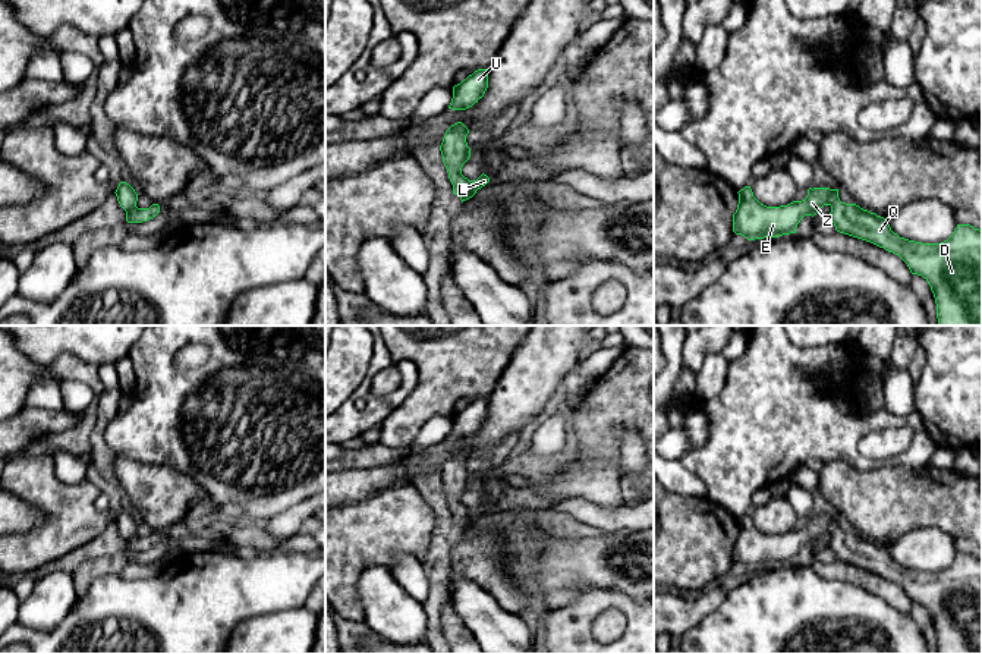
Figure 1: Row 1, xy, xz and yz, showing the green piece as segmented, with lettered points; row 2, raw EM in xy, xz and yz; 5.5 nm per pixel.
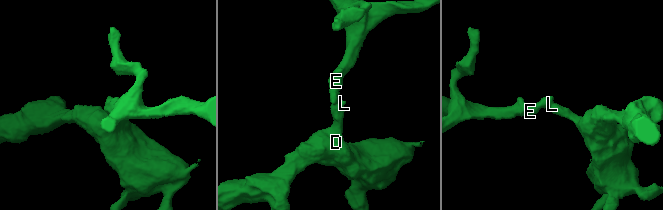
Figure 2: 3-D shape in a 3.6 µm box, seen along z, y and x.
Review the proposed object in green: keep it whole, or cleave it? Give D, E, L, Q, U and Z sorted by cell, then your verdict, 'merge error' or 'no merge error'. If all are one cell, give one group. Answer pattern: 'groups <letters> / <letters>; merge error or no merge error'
groups D E L Q U Z; no merge error

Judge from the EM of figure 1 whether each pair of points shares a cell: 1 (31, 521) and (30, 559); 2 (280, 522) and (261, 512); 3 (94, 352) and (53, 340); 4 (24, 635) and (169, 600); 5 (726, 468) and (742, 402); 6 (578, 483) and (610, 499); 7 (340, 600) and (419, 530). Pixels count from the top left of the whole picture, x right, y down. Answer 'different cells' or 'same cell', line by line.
1: different cells
2: different cells
3: same cell
4: same cell
5: same cell
6: same cell
7: same cell

